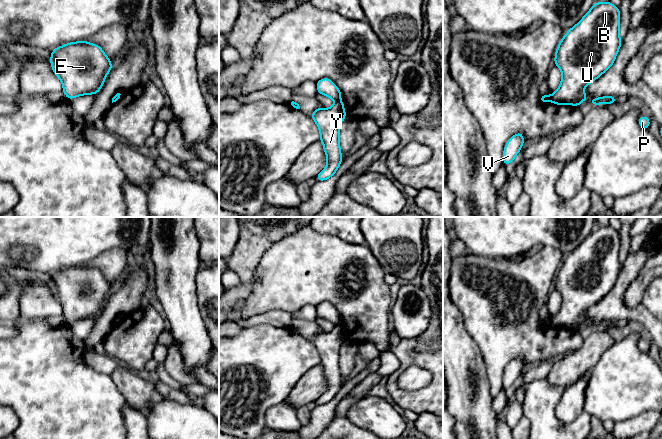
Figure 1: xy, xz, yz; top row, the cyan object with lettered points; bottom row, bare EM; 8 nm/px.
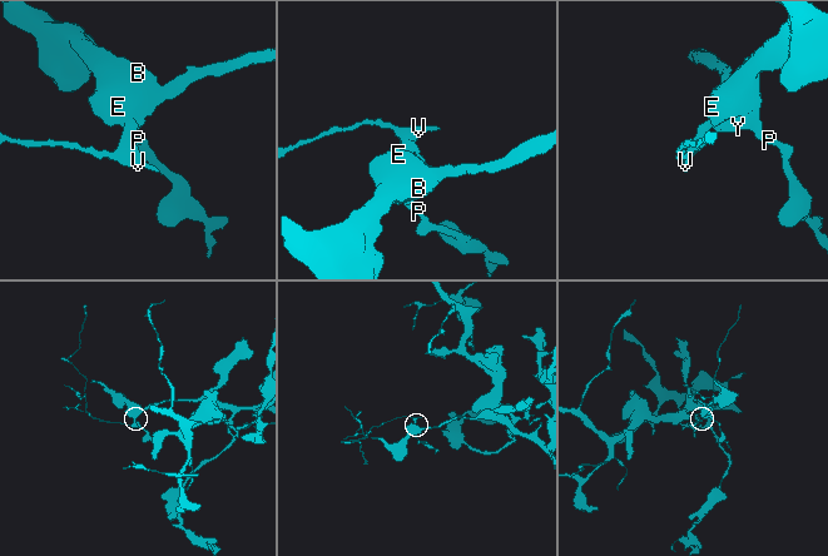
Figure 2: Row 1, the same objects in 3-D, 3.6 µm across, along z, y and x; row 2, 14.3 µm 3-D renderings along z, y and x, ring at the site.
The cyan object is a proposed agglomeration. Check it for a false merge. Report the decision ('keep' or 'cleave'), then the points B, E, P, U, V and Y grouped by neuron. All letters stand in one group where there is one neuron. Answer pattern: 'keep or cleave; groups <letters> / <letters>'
cleave; groups B E P U Y / V

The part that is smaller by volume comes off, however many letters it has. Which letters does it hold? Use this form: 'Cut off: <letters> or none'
Cut off: V

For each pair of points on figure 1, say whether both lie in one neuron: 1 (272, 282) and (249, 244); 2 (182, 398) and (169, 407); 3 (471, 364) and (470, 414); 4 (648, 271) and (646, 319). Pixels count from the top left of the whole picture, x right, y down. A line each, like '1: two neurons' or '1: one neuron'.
1: two neurons
2: two neurons
3: one neuron
4: two neurons

